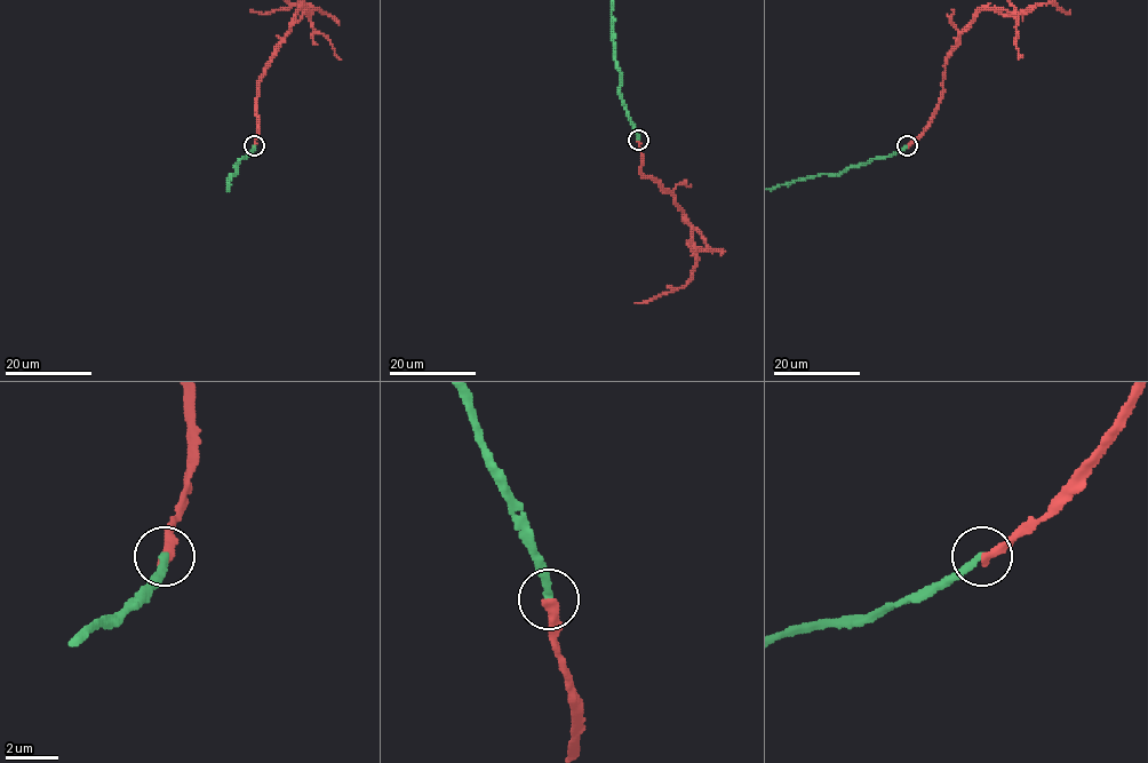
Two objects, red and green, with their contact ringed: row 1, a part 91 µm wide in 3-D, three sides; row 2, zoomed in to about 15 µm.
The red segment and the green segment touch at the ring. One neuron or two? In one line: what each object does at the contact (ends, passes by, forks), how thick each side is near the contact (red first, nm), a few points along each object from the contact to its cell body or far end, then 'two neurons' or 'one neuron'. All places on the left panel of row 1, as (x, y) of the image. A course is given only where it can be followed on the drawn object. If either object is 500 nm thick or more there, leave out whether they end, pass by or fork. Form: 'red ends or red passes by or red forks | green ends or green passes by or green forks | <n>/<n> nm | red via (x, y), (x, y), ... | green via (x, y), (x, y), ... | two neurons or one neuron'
red ends | green ends | 360/280 nm | red via (254, 146), (258, 79), (300, 8), (308, 15), (311, 12), (308, 4), (289, 4) | two neurons

